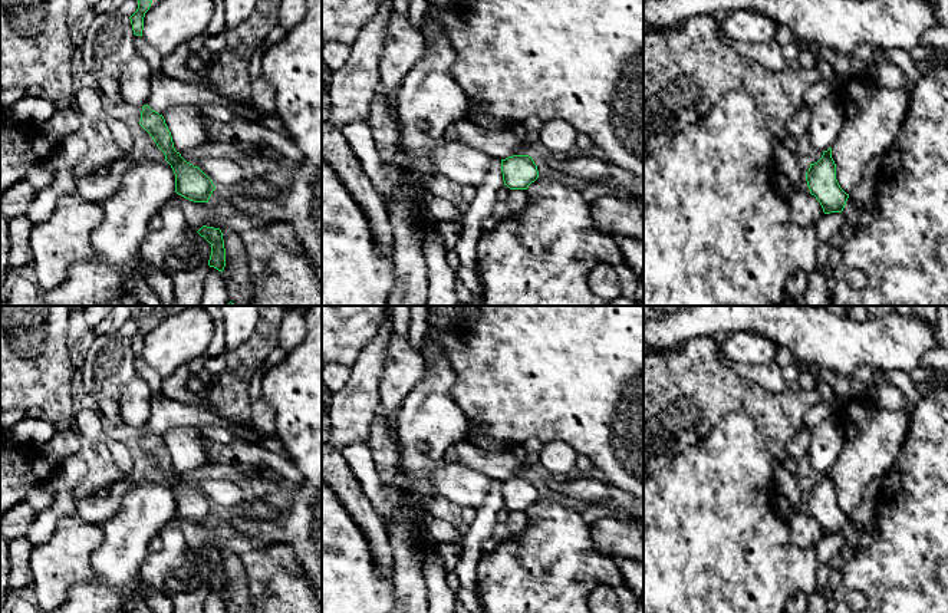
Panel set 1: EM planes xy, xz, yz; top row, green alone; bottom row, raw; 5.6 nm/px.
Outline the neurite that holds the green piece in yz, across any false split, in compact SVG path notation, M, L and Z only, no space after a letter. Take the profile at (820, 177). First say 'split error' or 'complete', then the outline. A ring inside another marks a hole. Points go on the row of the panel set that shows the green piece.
complete; M832 148L823 152L822 158L810 164L806 172L810 194L820 202L823 212L842 212L849 194L846 194L836 179L836 164L832 158Z

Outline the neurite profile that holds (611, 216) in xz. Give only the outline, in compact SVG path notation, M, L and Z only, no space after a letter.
M600 197L590 204L592 225L600 234L615 238L616 234L643 240L643 215L639 200Z

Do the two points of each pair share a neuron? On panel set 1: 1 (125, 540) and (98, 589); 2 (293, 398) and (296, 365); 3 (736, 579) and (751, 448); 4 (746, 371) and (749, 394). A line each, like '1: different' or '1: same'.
1: same
2: same
3: same
4: different

